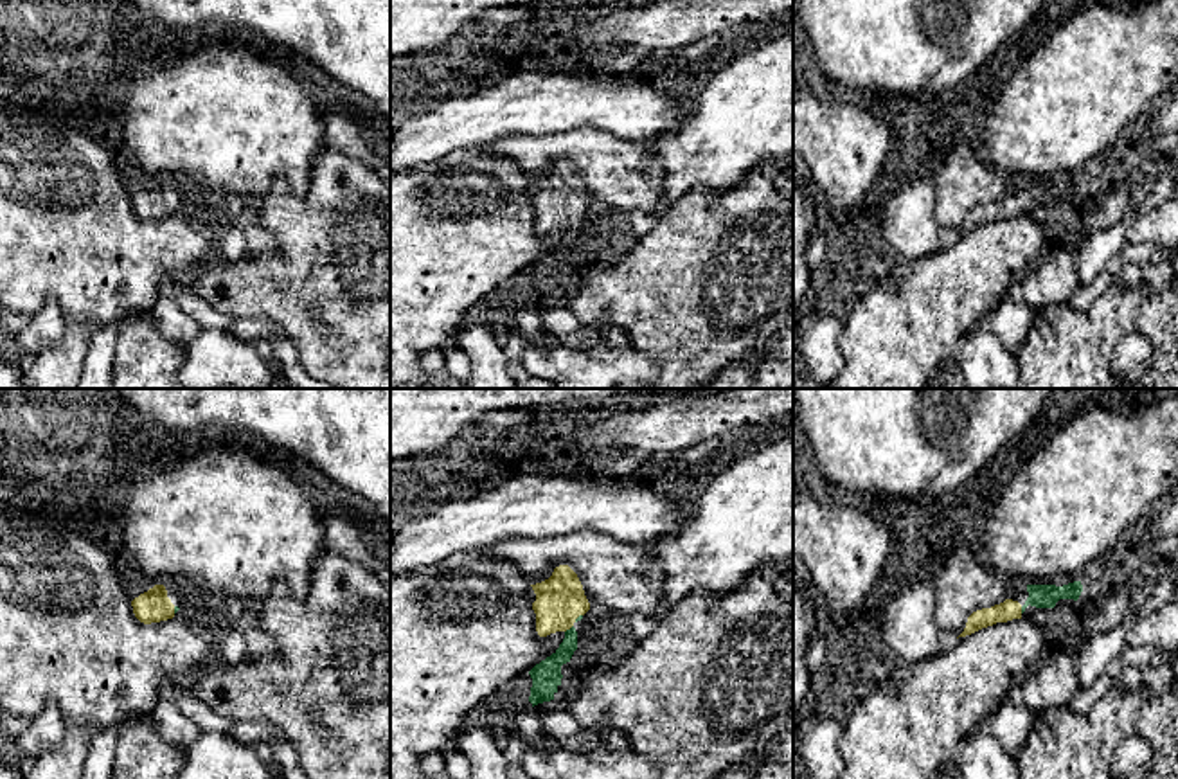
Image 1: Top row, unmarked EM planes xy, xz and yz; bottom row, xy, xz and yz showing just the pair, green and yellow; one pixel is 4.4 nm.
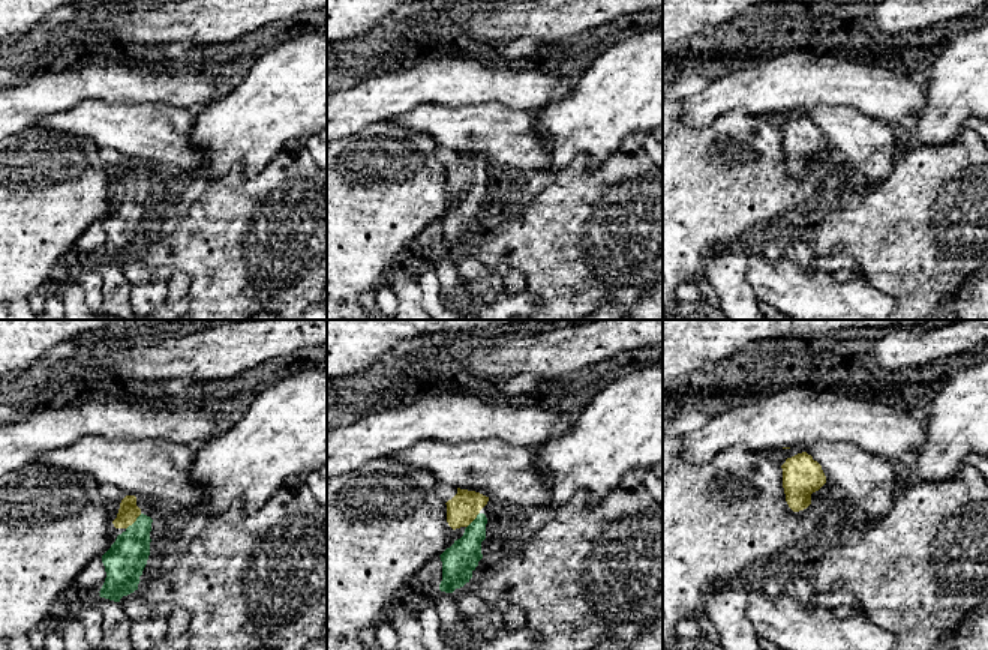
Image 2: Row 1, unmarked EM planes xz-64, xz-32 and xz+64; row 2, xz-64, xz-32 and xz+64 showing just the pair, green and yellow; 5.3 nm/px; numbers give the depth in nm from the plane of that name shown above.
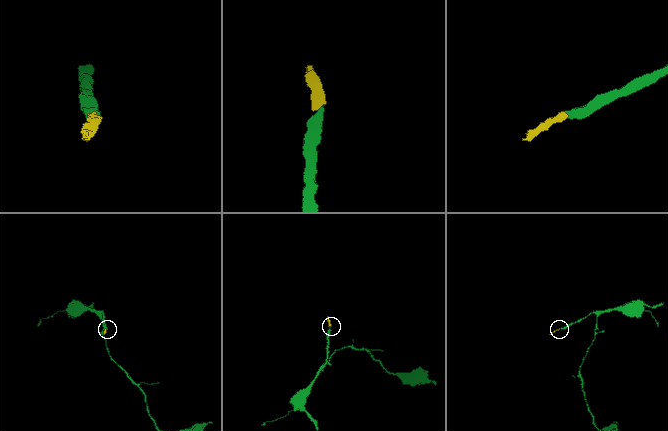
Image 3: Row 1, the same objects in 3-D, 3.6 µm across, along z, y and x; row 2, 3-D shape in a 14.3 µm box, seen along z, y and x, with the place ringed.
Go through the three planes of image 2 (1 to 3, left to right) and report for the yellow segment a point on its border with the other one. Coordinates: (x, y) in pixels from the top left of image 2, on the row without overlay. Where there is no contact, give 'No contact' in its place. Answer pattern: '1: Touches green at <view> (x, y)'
1: Touches green at xz-64 (135, 185)
2: Touches green at xz-32 (474, 183)
3: No contact

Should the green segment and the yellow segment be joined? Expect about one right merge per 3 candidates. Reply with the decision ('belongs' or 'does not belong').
belongs

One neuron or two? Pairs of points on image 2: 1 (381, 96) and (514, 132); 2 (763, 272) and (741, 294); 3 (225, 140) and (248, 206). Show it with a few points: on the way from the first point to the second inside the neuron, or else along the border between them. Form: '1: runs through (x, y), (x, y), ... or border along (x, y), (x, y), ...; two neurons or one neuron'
1: border along (453, 107), (419, 104), (387, 120); two neurons
2: border along (747, 251), (747, 281), (760, 300); two neurons
3: border along (269, 162), (252, 177), (237, 162), (212, 183); two neurons

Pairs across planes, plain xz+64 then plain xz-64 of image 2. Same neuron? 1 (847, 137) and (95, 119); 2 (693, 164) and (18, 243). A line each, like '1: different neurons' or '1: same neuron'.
1: same neuron
2: same neuron

